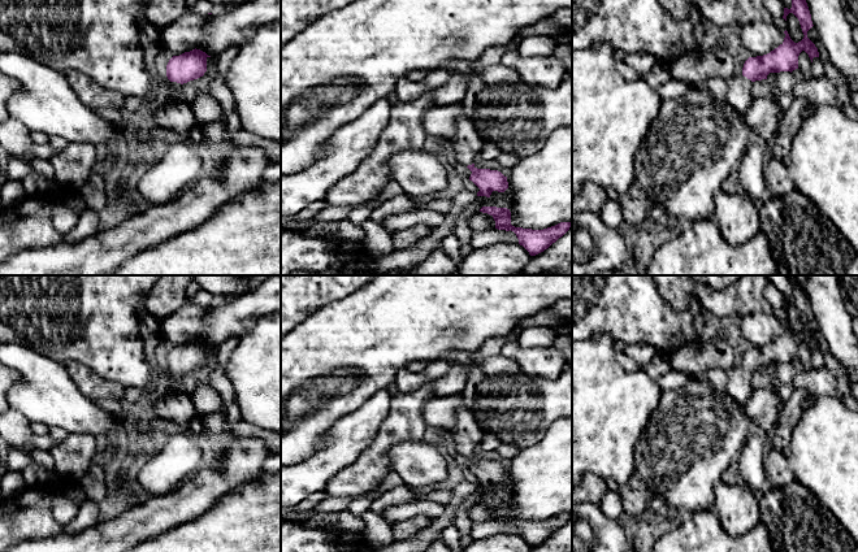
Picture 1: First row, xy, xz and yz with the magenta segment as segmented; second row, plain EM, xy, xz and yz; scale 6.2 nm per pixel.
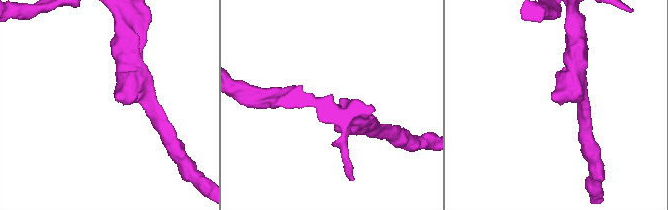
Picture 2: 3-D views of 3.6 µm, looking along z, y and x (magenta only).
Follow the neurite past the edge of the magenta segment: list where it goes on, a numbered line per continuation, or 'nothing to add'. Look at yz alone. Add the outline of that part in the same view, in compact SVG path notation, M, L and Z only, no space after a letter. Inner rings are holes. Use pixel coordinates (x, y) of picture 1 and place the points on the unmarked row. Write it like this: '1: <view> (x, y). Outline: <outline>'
1: yz (736, 381). Outline: M733 365L728 369L712 369L706 371L703 377L711 387L728 395L742 408L753 394L753 373L742 365Z

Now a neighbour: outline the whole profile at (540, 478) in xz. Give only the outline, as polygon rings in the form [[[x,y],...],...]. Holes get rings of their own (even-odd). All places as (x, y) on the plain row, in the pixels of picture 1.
[[[572,417],[562,418],[555,421],[542,436],[540,442],[532,444],[520,451],[520,453],[514,457],[507,468],[508,479],[503,483],[506,488],[510,490],[508,495],[503,495],[497,499],[507,499],[511,503],[511,516],[515,518],[532,520],[532,521],[543,521],[551,517],[555,517],[560,513],[571,513],[572,514]]]

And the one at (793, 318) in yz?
[[[793,304],[786,307],[786,322],[794,334],[801,332],[805,327],[800,312]]]

